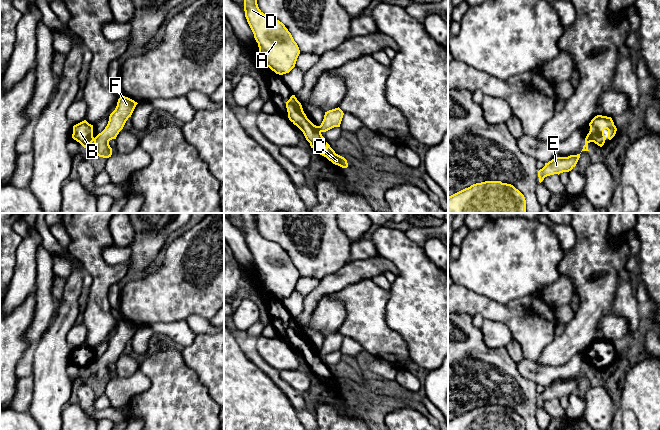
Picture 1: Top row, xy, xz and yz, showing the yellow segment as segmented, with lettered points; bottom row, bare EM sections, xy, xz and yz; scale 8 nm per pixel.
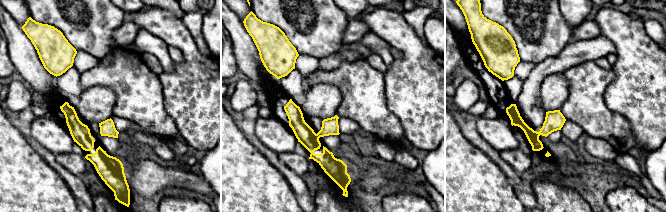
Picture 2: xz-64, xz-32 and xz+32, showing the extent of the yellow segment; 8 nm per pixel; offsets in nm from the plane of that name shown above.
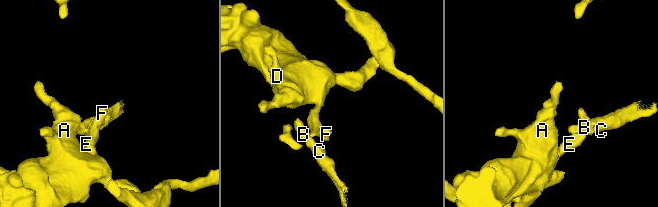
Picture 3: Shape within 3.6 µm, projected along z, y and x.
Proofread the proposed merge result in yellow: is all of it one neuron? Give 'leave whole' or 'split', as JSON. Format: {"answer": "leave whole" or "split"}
{"answer": "split"}

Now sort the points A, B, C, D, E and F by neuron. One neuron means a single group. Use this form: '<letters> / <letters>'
A D E F / B C

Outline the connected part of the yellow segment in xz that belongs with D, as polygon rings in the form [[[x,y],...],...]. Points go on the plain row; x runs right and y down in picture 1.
[[[242,213],[240,218],[244,223],[245,241],[264,288],[276,298],[289,297],[300,278],[291,257],[282,246],[259,233],[255,213]]]

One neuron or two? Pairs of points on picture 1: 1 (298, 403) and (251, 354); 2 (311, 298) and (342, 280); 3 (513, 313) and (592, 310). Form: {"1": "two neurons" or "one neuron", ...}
{"1": "one neuron", "2": "one neuron", "3": "two neurons"}

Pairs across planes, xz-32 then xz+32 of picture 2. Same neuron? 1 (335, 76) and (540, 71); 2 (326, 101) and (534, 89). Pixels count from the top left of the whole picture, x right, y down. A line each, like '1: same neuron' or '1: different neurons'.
1: different neurons
2: different neurons

